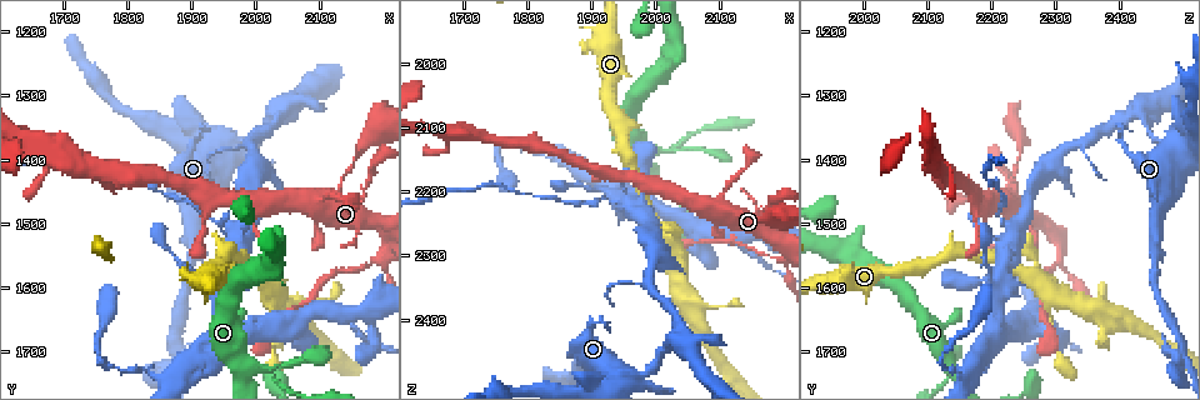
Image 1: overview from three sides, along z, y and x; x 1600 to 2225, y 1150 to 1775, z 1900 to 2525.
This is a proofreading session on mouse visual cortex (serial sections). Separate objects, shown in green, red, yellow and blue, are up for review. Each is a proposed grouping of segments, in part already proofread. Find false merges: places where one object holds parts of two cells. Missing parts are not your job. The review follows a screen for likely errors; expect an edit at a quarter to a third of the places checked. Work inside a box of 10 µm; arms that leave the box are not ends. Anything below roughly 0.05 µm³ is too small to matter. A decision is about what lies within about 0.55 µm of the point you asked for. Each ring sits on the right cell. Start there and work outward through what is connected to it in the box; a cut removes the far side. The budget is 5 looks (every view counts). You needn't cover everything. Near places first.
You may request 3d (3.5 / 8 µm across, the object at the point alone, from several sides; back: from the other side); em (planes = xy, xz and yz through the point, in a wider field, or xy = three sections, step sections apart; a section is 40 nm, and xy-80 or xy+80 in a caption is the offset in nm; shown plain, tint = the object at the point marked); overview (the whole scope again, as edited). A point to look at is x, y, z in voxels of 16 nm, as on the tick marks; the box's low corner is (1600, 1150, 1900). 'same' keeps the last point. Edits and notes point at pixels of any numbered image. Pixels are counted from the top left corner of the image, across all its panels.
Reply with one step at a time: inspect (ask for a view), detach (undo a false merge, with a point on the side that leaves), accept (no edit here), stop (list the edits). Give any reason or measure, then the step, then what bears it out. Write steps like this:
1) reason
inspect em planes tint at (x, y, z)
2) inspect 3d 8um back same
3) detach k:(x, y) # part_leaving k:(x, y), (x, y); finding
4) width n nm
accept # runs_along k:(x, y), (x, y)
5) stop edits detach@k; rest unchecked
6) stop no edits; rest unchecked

sudden change in width
inspect 3d 3.5um at (1985, 1370, 2485)

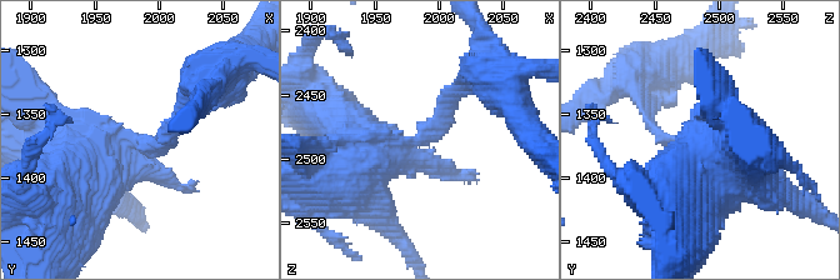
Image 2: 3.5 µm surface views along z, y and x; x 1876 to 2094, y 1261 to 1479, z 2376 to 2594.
need the tissue
inspect em xy step 2 tint at (1982, 1372, 2486)

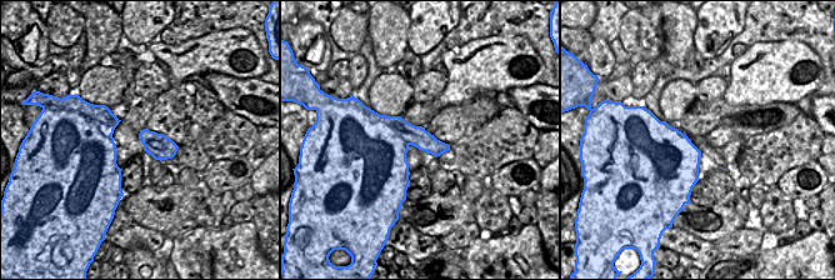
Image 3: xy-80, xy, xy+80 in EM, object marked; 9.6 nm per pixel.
detach 2:(440, 131) # border 3:(646, 130), (694, 185); a second cell is stuck on

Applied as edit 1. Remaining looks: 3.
side arm on a straight run
inspect 3d 3.5um at (2040, 1720, 2135)

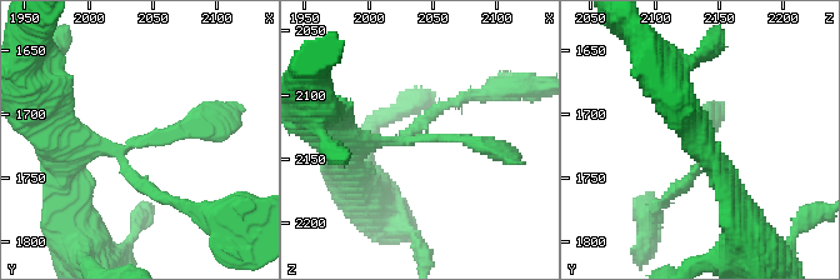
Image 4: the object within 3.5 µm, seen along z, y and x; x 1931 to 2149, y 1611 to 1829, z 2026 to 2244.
inspect em planes tint at (2036, 1720, 2138)

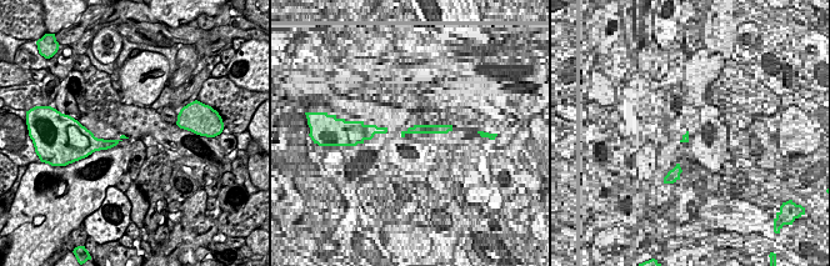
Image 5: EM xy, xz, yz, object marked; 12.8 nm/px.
accept # runs_along 4:(54, 138), (120, 149), (211, 123); continuous, no second cell

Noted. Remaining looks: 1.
stop edits detach@2; rest unchecked

